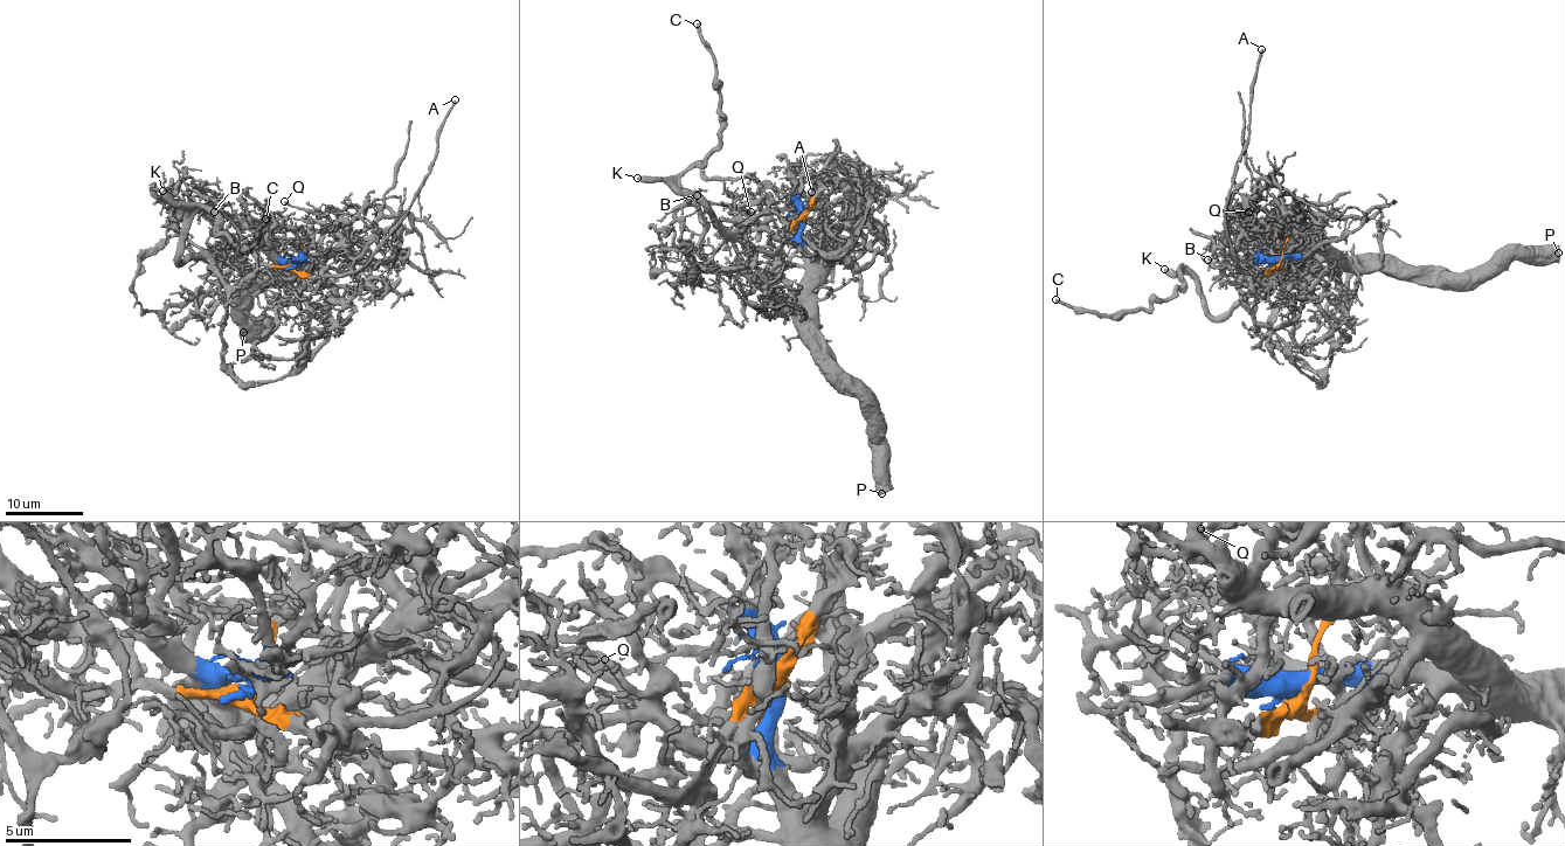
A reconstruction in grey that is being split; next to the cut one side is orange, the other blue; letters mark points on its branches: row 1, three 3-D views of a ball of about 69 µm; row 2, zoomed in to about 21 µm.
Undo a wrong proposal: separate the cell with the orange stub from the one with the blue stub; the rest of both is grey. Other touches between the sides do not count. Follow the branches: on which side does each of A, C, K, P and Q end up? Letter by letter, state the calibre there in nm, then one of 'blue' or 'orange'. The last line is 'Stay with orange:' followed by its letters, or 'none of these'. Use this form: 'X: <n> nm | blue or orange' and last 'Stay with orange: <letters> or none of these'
A: 240 nm | orange
C: 280 nm | orange
K: 550 nm | orange
P: 600 nm | blue
Q: 130 nm | blue
Stay with orange: A, C, K

